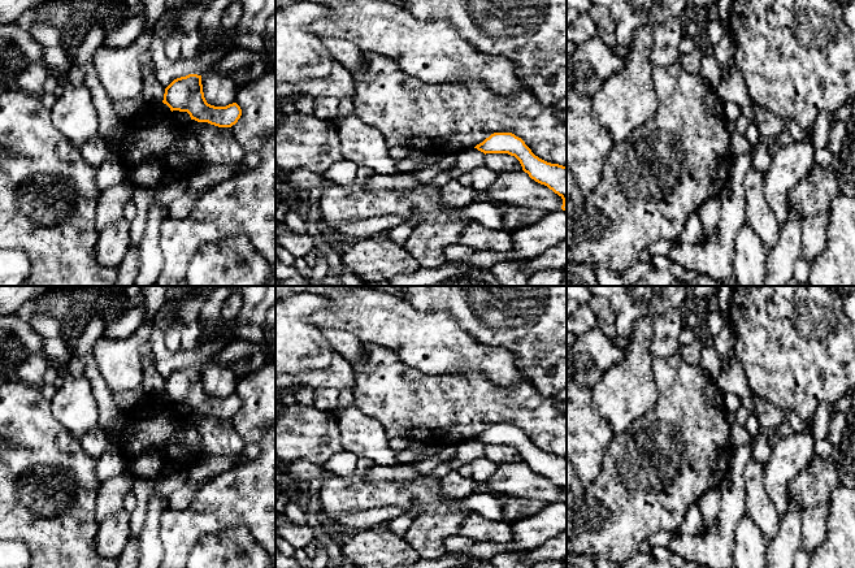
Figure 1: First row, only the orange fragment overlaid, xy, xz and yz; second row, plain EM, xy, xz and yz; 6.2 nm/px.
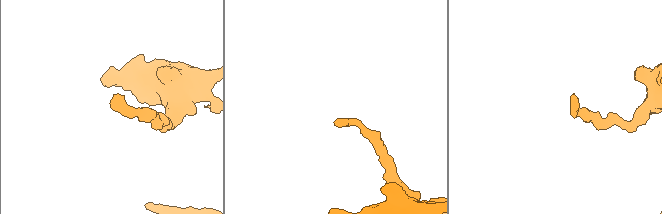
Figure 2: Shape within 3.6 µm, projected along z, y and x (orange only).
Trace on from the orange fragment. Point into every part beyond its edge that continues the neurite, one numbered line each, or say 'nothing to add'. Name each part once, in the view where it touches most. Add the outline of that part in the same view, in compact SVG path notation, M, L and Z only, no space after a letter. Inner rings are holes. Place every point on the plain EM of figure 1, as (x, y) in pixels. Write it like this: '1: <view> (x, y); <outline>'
nothing to add

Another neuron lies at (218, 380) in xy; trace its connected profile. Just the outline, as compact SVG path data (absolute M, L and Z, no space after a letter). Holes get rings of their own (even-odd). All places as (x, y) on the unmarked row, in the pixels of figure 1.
M216 356L201 365L201 376L208 395L226 398L235 393L236 377L233 369L221 363Z

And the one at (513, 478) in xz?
M524 461L499 464L496 472L486 481L491 493L521 499L537 499L544 504L559 502L563 490L547 477L531 471Z

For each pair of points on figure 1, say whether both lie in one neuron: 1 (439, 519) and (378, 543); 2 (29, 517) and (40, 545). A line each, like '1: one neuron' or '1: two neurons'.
1: two neurons
2: one neuron

